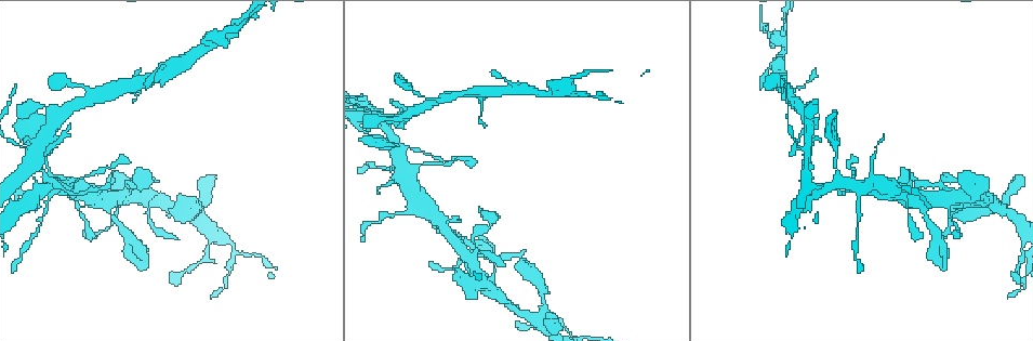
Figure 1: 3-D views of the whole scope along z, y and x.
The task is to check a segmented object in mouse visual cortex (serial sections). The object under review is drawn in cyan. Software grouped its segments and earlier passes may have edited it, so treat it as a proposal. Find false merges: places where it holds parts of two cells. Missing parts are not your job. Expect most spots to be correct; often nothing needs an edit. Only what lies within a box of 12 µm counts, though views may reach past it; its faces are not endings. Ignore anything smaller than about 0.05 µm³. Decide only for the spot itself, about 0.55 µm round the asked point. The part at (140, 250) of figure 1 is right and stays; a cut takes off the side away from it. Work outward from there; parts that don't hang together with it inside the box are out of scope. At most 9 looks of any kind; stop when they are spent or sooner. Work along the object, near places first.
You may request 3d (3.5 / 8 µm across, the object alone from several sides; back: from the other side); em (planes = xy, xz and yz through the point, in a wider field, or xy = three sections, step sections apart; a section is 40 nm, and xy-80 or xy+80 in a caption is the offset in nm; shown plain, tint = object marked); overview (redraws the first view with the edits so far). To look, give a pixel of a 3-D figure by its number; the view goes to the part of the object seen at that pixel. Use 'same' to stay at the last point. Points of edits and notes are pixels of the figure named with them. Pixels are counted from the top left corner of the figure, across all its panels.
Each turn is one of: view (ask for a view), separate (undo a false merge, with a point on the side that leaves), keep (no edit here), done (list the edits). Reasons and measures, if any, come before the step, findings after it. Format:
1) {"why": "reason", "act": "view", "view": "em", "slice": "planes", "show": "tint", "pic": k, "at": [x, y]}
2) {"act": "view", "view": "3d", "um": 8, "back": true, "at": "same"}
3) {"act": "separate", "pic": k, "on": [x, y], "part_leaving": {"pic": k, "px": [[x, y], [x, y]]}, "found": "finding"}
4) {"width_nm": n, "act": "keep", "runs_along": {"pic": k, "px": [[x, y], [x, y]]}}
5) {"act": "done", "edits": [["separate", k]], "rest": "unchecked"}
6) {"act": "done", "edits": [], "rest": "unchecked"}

{"why": "thin arm on a thick one", "act": "view", "view": "3d", "um": 3.5, "pic": 1, "at": [971, 205]}

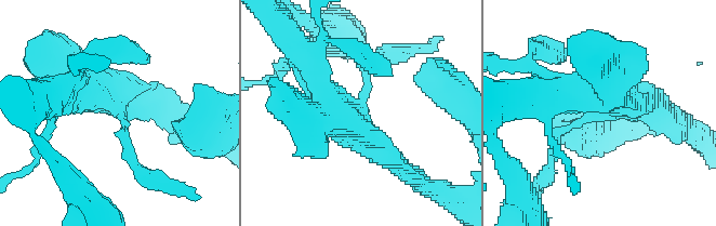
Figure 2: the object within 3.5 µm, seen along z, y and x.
{"why": "need the tissue", "act": "view", "view": "em", "slice": "xy", "step": 5, "show": "tint", "pic": 2, "at": [116, 110]}

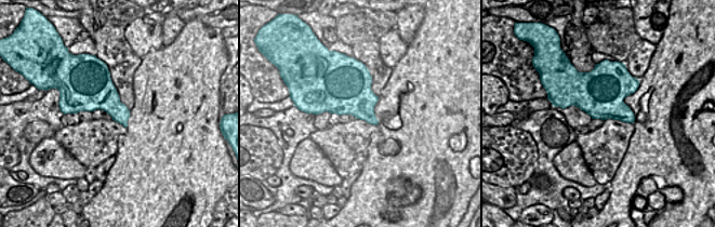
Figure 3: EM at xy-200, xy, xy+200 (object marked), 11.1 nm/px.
{"act": "view", "view": "em", "slice": "xy", "step": 1, "show": "tint", "at": "same"}

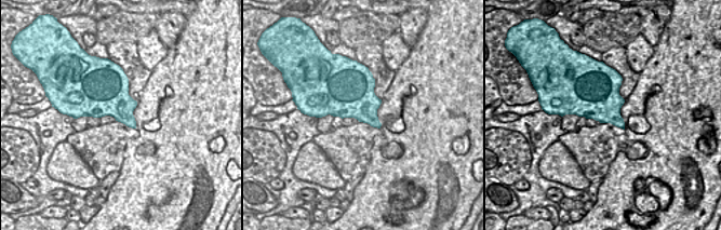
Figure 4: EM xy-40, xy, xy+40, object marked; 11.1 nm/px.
{"act": "keep", "runs_along": {"pic": 2, "px": [[299, 50], [329, 108], [388, 158]]}, "found": "one cell here"}

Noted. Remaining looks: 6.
{"why": "thin neck", "act": "view", "view": "3d", "um": 8, "pic": 1, "at": [1010, 213]}

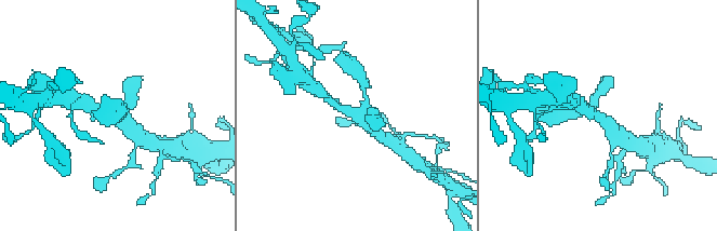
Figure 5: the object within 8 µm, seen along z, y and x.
{"act": "view", "view": "3d", "um": 3.5, "pic": 5, "at": [353, 116]}

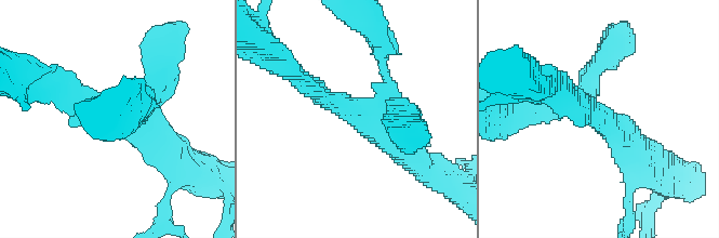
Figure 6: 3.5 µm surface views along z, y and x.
{"why": "shape alone is not enough", "act": "view", "view": "em", "slice": "planes", "show": "tint", "pic": 6, "at": [359, 113]}

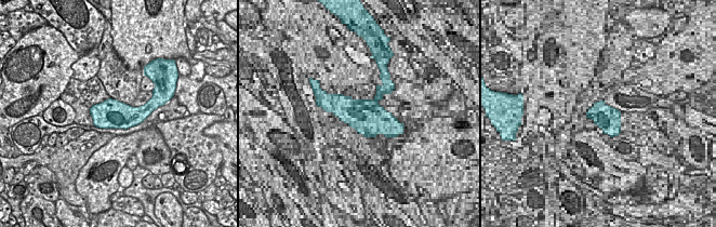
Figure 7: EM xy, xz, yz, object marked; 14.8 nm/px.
{"act": "keep", "runs_along": {"pic": 6, "px": [[302, 81], [348, 106], [409, 156]]}, "found": "all the same cell"}

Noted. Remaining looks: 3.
{"why": "small branch off a trunk", "act": "view", "view": "3d", "um": 3.5, "pic": 1, "at": [910, 197]}

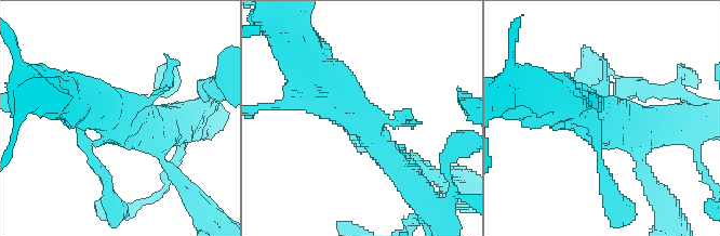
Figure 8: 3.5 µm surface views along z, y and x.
{"act": "keep", "runs_along": {"pic": 8, "px": [[402, 159], [312, 70]]}, "found": "all the same cell"}

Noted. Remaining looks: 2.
{"why": "sharp bend", "act": "view", "view": "3d", "um": 3.5, "pic": 1, "at": [859, 187]}

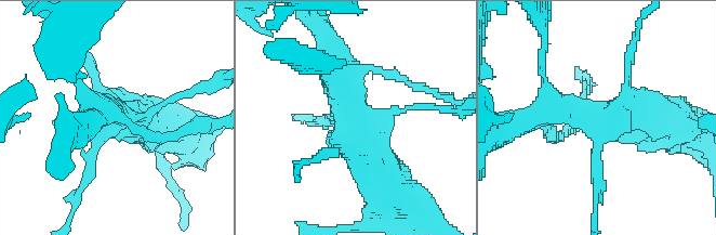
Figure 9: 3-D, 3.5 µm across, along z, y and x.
{"act": "view", "view": "em", "slice": "xy", "step": 2, "show": "tint", "pic": 9, "at": [598, 115]}

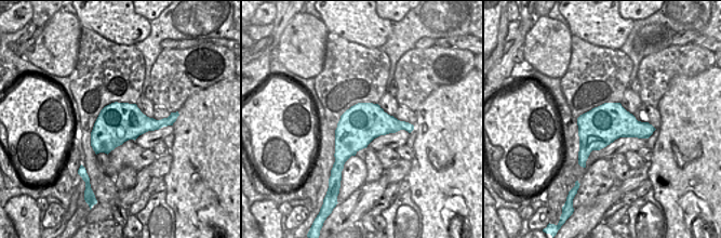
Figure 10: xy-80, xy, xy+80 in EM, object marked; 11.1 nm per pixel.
{"arm_widths_nm": [100, 150, 450, 500], "act": "keep", "runs_along": {"pic": 9, "px": [[385, 181], [331, 56]]}, "found": "continuous, no second cell"}

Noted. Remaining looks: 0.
{"act": "done", "edits": [], "rest": "unchecked"}

